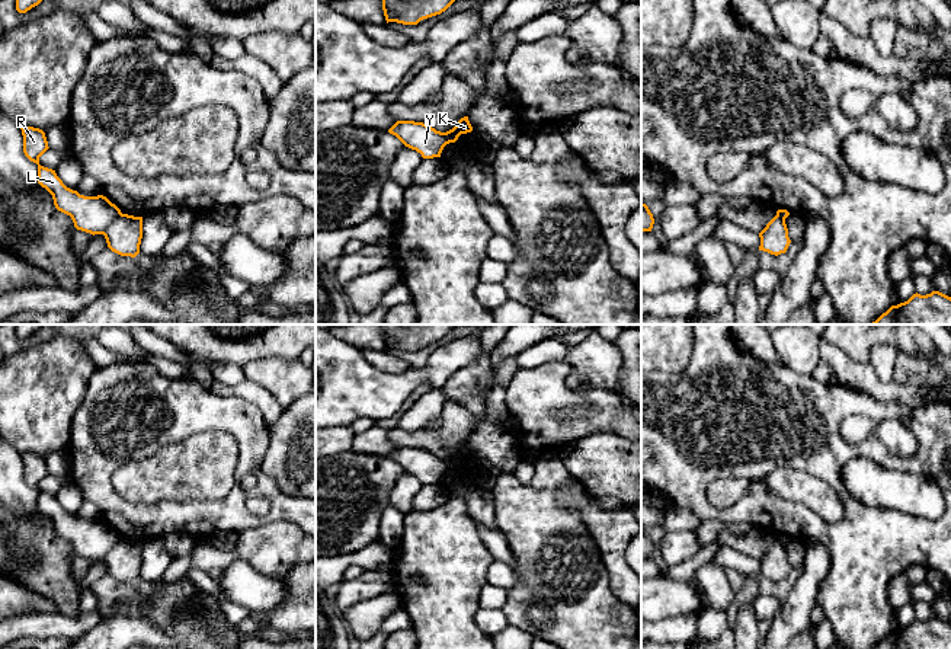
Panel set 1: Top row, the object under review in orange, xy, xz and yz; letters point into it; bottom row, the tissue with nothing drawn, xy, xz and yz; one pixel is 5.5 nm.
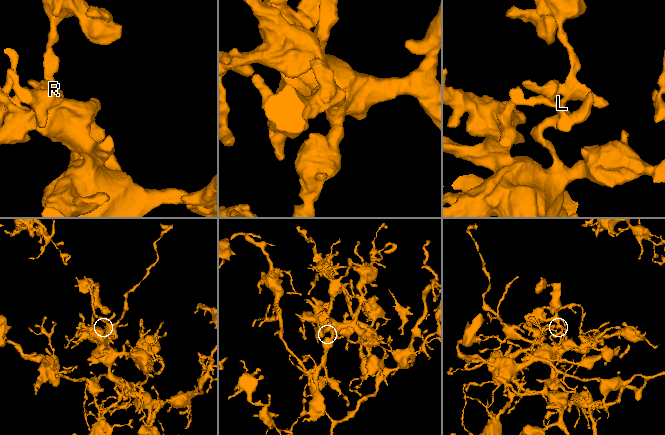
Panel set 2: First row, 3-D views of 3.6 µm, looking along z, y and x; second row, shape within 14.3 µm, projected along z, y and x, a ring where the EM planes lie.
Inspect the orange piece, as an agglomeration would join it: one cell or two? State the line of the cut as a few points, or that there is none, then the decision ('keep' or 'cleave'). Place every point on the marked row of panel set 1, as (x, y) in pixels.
xy (121, 213), (102, 233) | cleave

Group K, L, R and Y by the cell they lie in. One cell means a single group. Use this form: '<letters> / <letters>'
K / L R Y

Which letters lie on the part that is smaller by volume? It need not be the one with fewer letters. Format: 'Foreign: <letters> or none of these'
Foreign: L, R, Y

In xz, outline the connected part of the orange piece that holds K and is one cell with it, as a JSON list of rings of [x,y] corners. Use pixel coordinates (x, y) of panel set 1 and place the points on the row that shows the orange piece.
[[[464,116],[455,124],[455,127],[452,130],[449,130],[444,134],[449,143],[455,143],[461,134],[467,134],[471,131],[473,131],[473,127],[468,121],[468,116]]]

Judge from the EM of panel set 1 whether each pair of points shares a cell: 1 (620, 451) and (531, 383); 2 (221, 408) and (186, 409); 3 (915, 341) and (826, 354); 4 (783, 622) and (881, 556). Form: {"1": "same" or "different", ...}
{"1": "different", "2": "same", "3": "different", "4": "different"}

